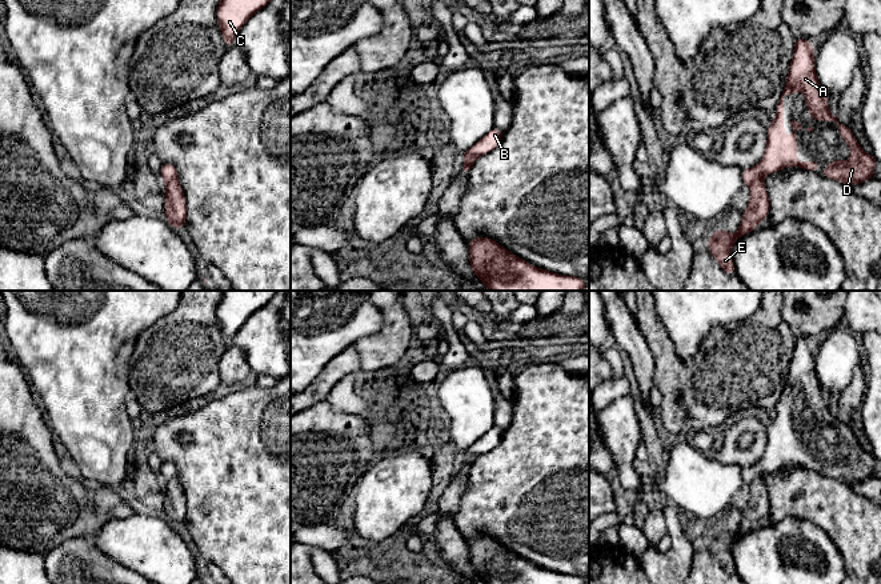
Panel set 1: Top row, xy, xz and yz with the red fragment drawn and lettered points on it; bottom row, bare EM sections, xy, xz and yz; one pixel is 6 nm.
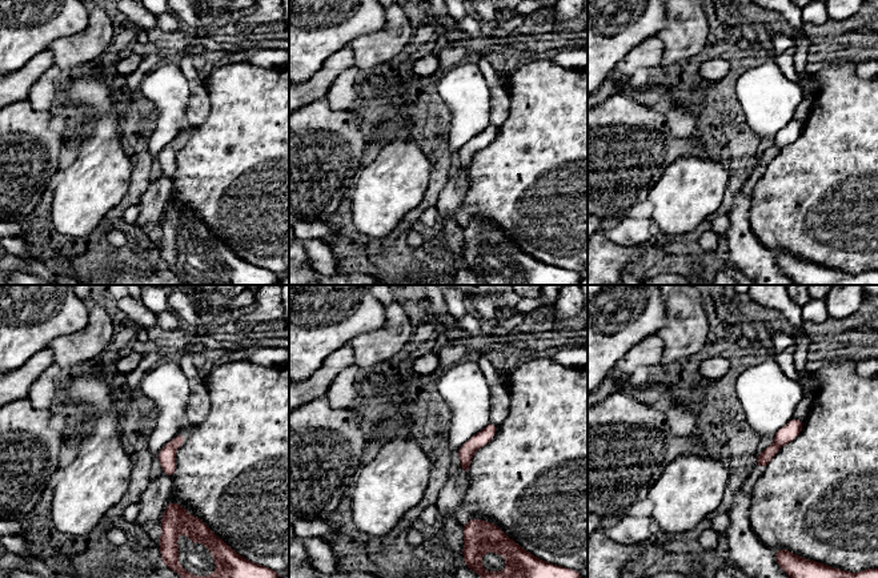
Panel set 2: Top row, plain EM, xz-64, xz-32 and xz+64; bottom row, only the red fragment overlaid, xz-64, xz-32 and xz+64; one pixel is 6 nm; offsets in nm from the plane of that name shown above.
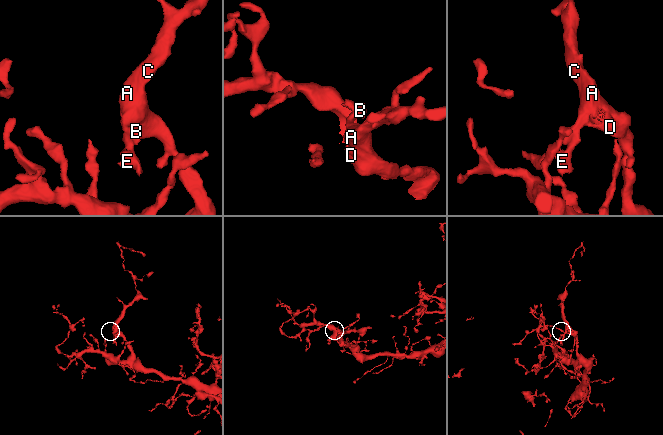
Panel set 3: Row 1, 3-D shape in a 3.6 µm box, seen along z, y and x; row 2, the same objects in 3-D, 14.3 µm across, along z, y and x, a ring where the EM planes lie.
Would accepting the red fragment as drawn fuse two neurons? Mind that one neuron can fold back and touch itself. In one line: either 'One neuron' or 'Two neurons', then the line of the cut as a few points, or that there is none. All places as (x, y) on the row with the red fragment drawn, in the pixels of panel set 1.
Two neurons. Split along xz (476, 156), (464, 166)

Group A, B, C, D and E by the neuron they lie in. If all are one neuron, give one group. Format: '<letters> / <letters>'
A B C D / E

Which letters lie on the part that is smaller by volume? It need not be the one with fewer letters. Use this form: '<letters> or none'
E

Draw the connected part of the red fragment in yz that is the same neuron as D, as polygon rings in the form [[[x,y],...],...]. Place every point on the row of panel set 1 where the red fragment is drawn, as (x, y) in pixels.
[[[796,37],[794,52],[781,99],[776,107],[776,119],[766,128],[768,140],[762,160],[752,167],[744,168],[744,185],[750,185],[756,180],[762,180],[766,175],[776,173],[785,167],[796,167],[818,173],[818,163],[806,160],[797,161],[797,131],[801,124],[792,120],[793,135],[784,133],[784,96],[796,96],[800,87],[805,95],[806,109],[812,120],[824,120],[838,125],[840,137],[849,145],[852,153],[846,161],[832,160],[821,172],[822,176],[837,180],[846,185],[854,185],[874,177],[877,160],[872,153],[866,153],[854,139],[849,125],[840,124],[828,107],[828,96],[822,92],[814,68],[816,52],[810,41]]]

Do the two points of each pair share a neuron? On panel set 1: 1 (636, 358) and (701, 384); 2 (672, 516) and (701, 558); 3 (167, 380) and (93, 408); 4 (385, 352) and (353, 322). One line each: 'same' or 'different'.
1: different
2: different
3: different
4: different

